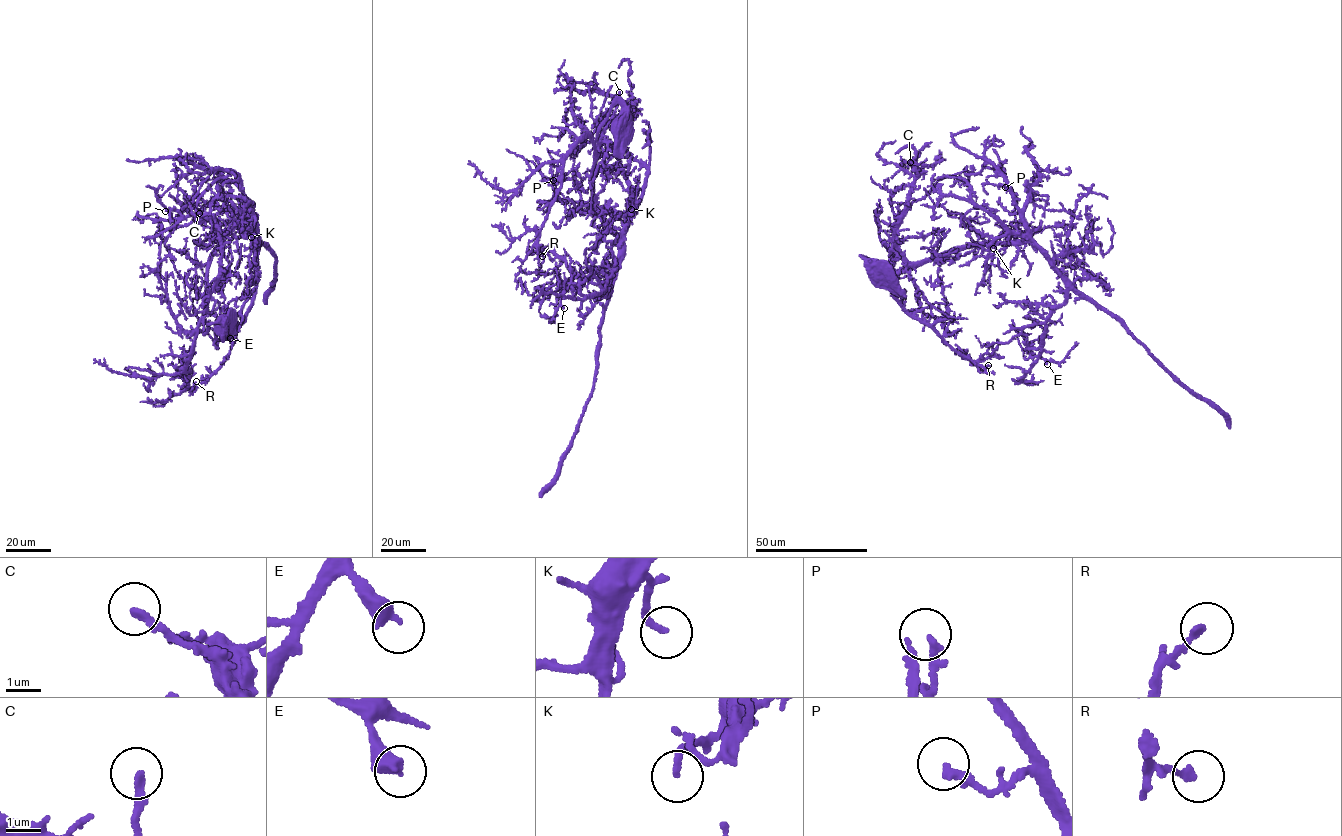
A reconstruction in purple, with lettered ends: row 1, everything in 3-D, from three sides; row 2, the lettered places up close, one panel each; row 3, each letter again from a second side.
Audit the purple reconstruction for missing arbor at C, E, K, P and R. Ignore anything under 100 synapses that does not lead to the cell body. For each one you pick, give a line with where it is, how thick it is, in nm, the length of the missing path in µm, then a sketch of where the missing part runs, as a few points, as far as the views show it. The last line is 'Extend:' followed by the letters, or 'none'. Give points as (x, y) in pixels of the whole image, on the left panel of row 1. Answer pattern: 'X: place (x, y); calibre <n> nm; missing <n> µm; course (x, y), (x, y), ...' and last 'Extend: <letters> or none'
Extend: none

